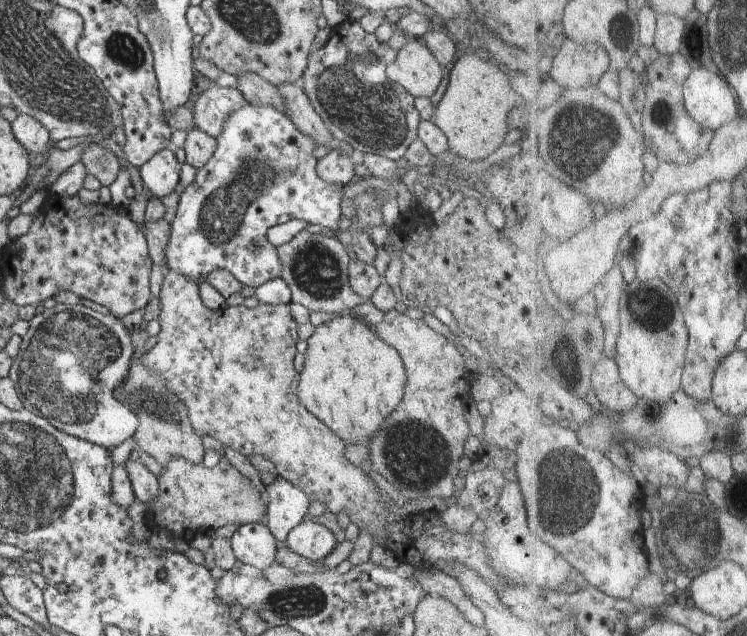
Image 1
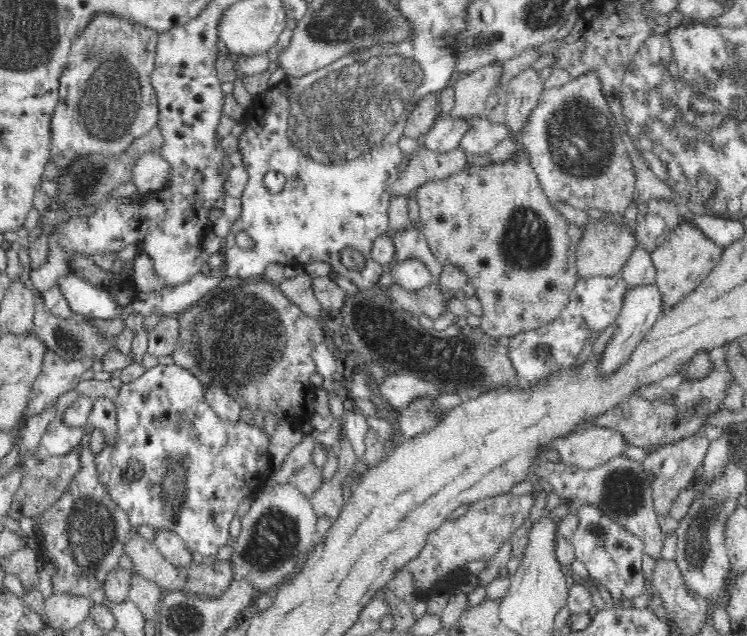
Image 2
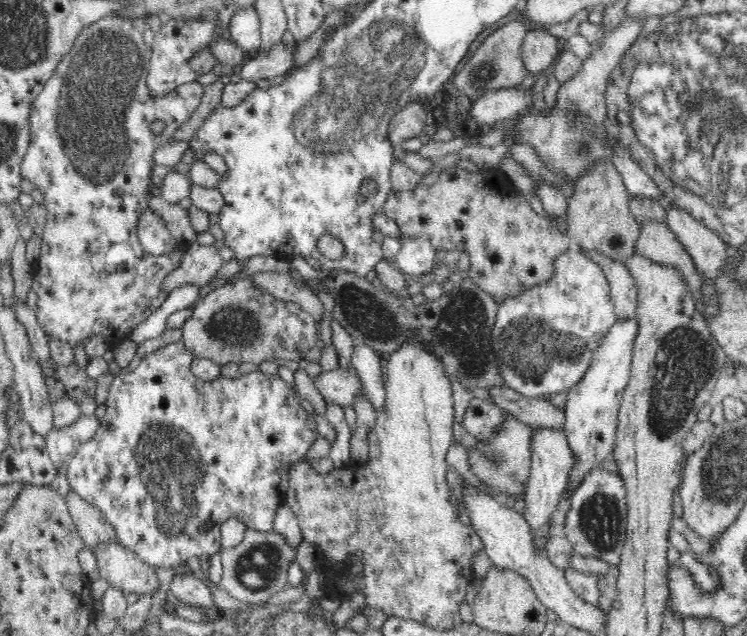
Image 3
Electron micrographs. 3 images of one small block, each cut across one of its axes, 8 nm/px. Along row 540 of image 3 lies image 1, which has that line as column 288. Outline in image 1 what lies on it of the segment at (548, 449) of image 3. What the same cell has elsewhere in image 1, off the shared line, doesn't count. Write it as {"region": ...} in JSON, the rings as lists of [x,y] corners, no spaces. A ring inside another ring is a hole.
{"region":[[[302,521],[288,533],[286,544],[296,554],[315,563],[325,559],[337,542],[334,533],[316,521]]]}

